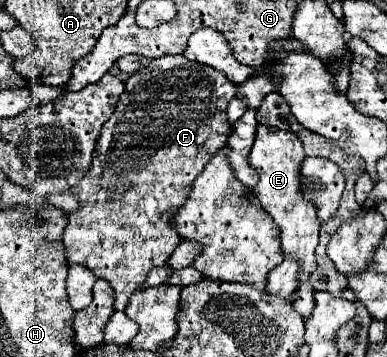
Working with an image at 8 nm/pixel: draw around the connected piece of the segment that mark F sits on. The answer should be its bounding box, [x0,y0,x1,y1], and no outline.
[64,54,236,310]

